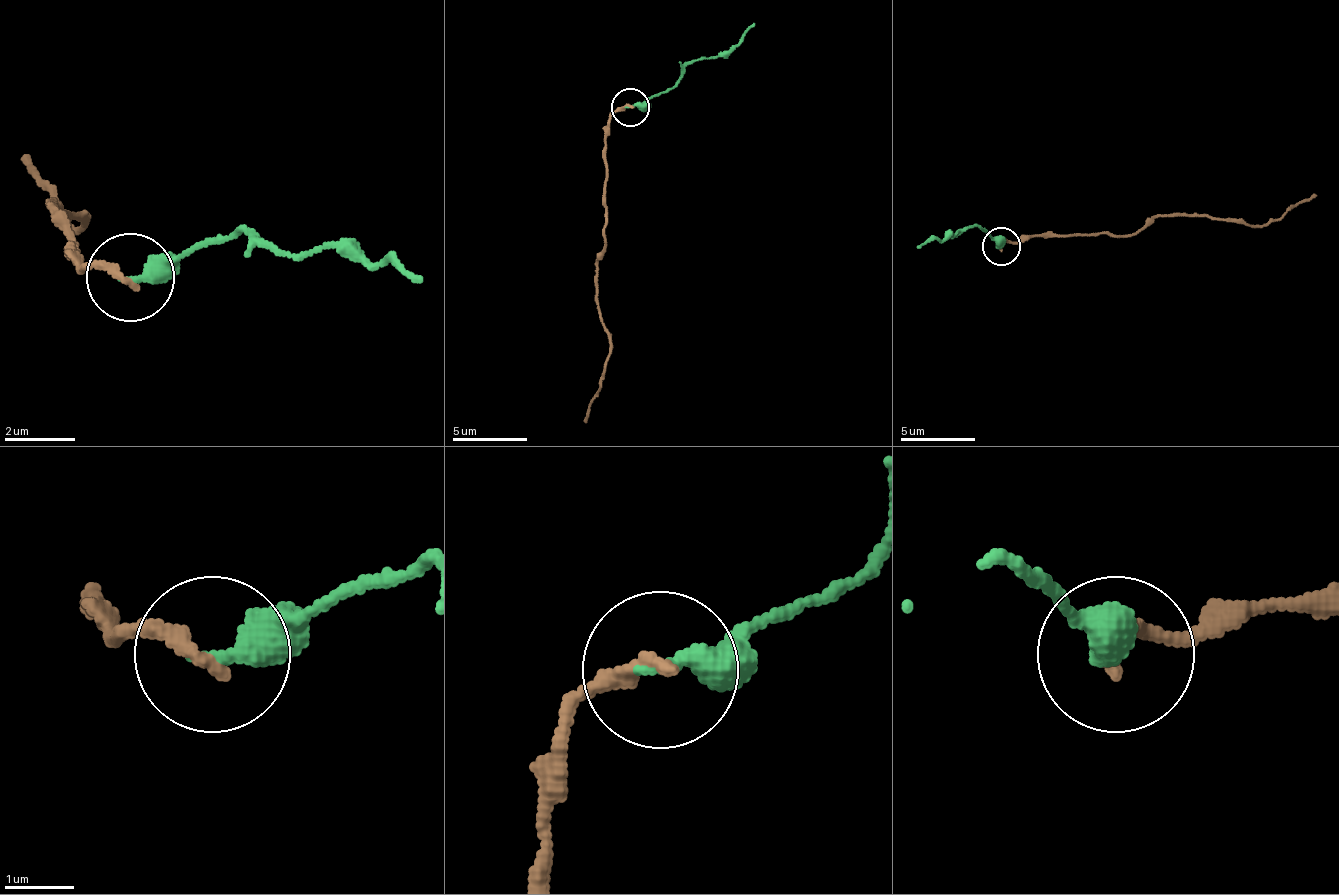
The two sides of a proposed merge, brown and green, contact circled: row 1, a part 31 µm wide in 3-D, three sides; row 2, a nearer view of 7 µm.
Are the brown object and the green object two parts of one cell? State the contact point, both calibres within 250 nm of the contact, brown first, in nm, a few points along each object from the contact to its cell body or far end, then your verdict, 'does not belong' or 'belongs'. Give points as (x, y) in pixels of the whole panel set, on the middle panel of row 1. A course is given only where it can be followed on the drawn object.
at (630, 107); 220 nm thick on the brown side, 360 nm on the other; brown runs (629, 106), (610, 117), (607, 136), (599, 316), (610, 343), (607, 369), (584, 422); green runs (629, 106), (644, 106), (697, 61), (727, 53), (753, 23); belongs

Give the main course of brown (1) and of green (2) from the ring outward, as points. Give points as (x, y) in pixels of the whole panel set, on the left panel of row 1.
1: (128, 275), (84, 266), (67, 249), (58, 205), (84, 223), (75, 231), (23, 152)
2: (128, 275), (163, 275), (234, 231), (286, 258), (357, 249), (418, 284)

